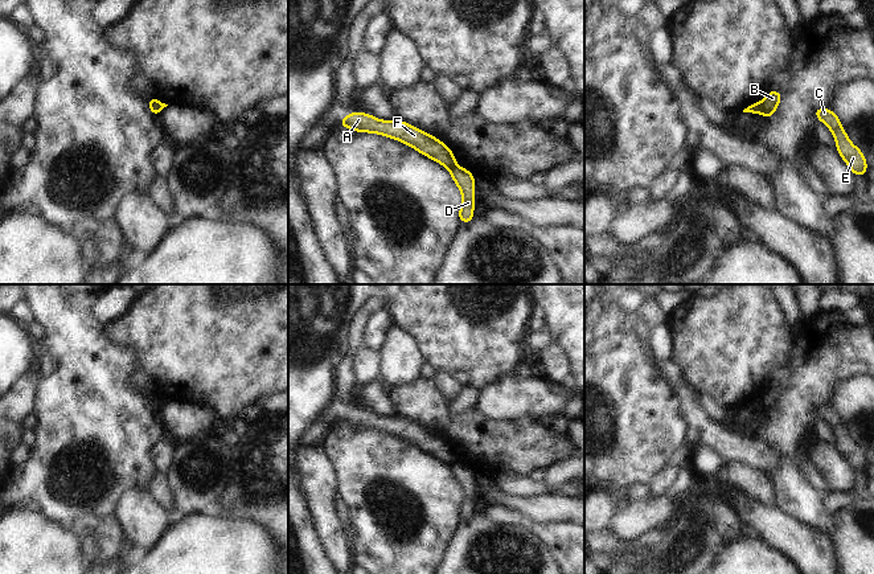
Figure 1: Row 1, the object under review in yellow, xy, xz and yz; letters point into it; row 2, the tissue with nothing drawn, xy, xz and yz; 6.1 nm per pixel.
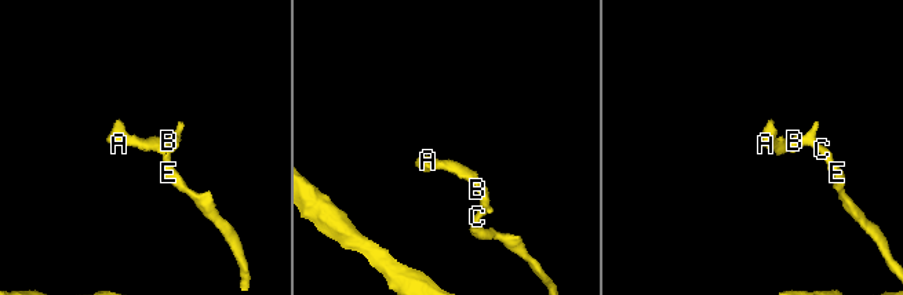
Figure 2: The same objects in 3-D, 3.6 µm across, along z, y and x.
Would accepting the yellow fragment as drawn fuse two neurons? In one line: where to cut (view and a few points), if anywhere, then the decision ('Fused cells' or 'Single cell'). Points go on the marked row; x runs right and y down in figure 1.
Split along yz (760, 102), (763, 111). Fused cells

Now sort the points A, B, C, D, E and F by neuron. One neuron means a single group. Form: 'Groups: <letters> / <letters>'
Groups: A F / B C D E

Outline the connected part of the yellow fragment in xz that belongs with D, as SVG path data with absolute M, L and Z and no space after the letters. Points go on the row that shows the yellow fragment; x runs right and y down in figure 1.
M455 165L448 168L450 175L457 188L460 189L463 201L459 210L459 220L461 224L469 222L475 218L475 176L463 167Z

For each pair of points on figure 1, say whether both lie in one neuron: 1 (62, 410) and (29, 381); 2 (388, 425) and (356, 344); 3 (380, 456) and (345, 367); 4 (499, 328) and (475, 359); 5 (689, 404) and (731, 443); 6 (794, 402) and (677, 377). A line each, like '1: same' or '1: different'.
1: different
2: same
3: different
4: same
5: same
6: different

